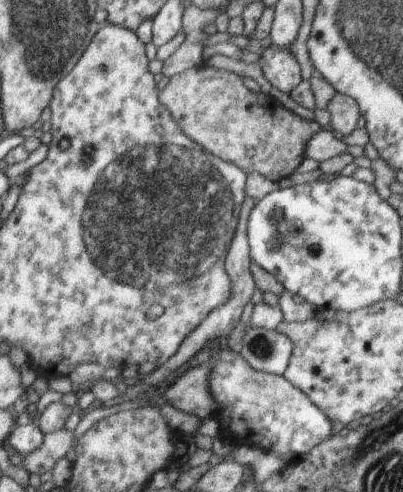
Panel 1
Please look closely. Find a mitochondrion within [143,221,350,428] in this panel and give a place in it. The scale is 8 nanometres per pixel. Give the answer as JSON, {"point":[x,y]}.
{"point":[260,347]}

